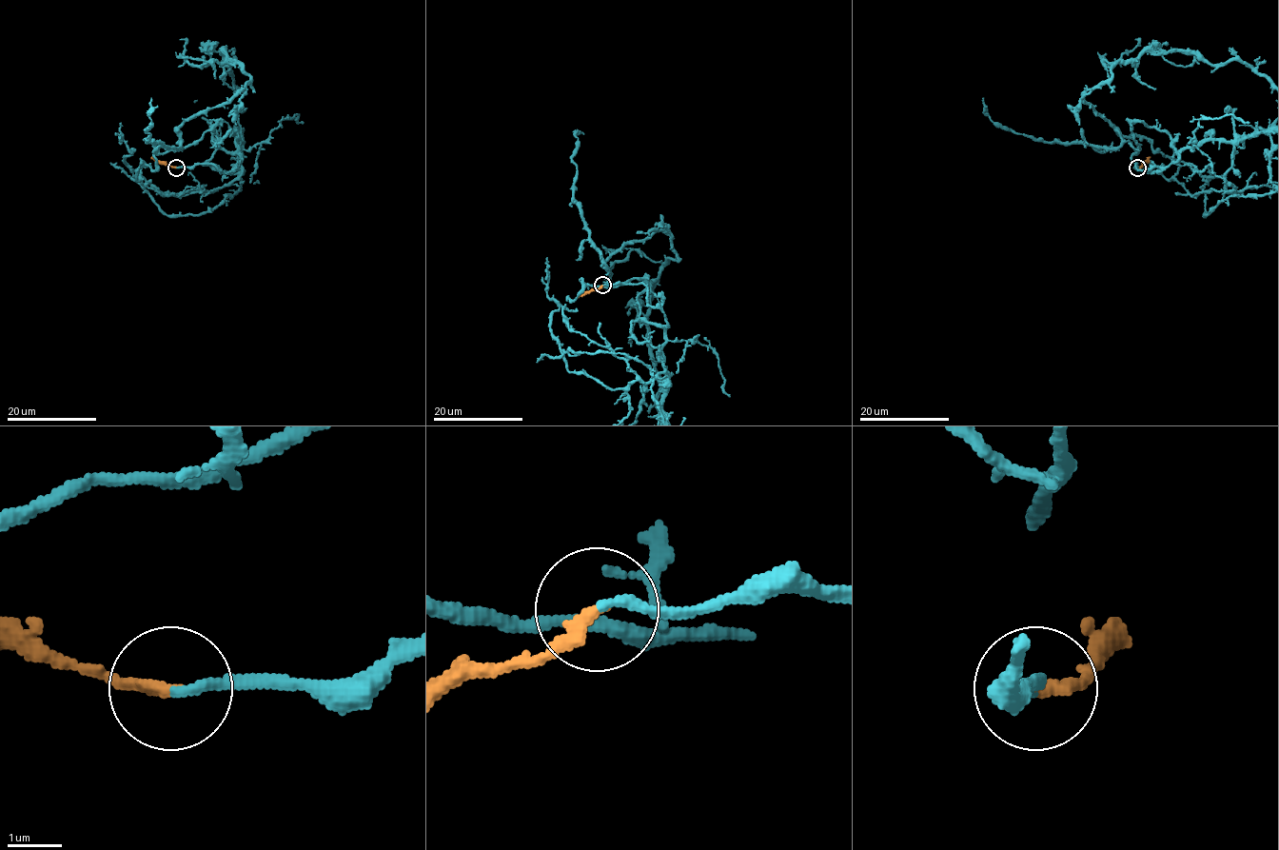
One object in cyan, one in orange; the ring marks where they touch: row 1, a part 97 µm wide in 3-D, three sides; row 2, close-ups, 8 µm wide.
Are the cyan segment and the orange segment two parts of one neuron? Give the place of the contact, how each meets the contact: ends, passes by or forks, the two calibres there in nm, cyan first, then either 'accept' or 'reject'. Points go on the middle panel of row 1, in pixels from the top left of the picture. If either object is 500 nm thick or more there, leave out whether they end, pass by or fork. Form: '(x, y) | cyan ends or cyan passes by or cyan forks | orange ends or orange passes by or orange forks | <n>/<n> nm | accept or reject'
(602, 285) | cyan ends | orange ends | 180/240 nm | accept

